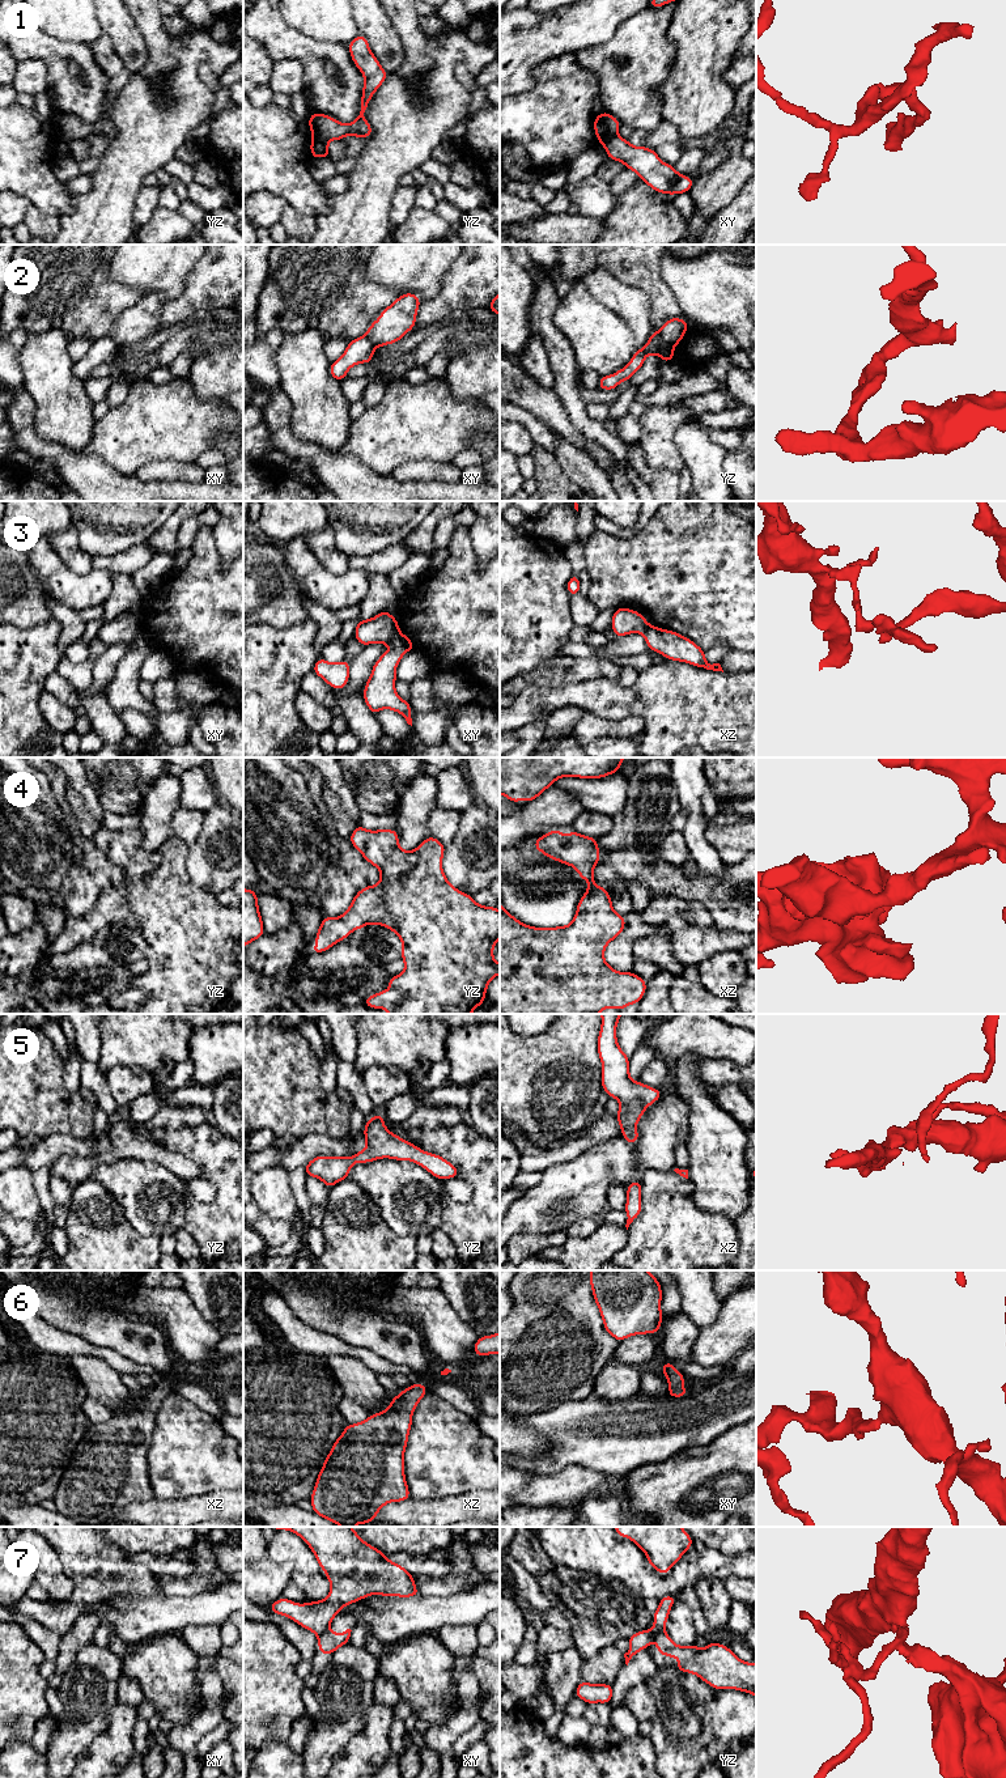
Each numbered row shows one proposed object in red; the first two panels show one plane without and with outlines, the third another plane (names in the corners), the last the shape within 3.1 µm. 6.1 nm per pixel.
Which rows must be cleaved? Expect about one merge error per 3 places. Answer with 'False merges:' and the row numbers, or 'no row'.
False merges: 1, 2, 3, 7

